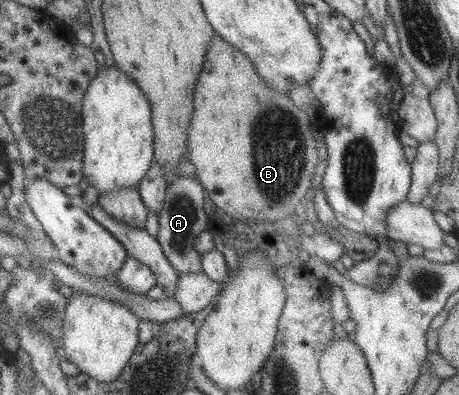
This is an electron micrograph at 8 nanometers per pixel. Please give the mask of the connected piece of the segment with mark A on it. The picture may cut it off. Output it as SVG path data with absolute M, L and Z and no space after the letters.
M179 176L166 187L161 210L156 215L158 232L156 240L161 250L177 273L195 274L201 270L200 254L193 250L193 242L199 233L207 229L211 220L203 210L205 191L196 176Z

